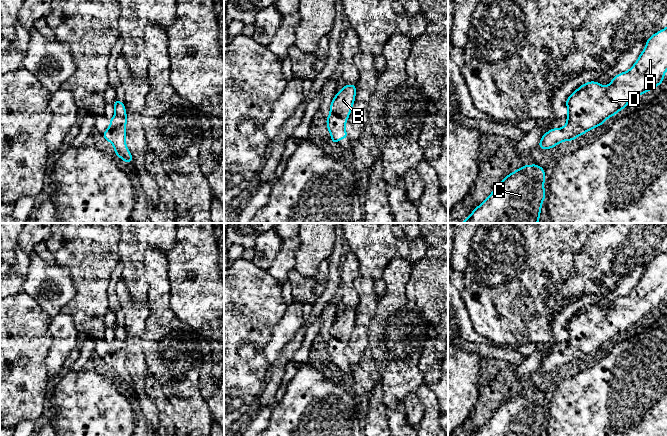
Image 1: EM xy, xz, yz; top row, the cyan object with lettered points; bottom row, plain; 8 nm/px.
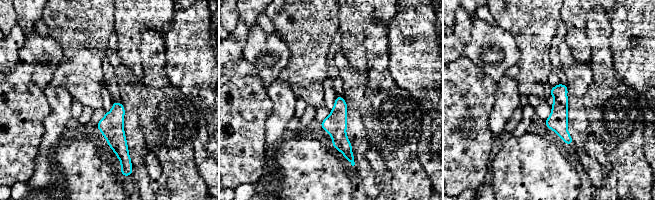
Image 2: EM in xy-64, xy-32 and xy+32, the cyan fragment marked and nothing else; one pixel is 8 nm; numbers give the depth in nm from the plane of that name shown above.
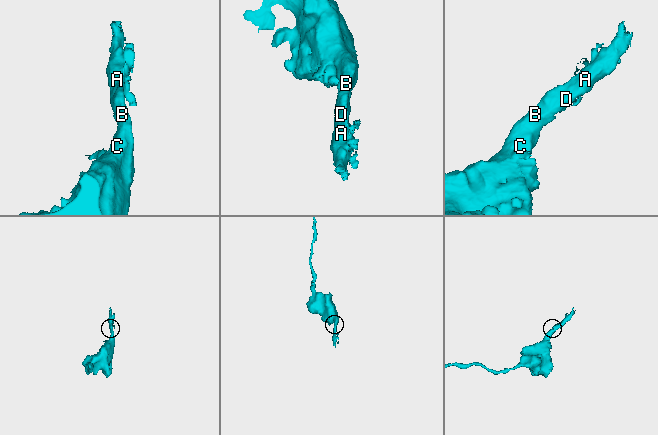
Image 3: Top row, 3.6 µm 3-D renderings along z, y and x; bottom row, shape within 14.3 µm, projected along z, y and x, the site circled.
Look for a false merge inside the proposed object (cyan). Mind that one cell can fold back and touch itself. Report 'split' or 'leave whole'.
leave whole

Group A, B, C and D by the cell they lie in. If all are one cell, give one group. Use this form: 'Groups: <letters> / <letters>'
Groups: A B C D

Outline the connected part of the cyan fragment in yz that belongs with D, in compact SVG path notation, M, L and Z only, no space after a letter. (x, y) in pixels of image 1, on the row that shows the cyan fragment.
M667 27L649 37L635 64L612 78L608 86L591 81L578 87L566 100L566 125L545 133L538 148L553 148L601 126L606 119L627 107L630 97L659 86L666 71Z

